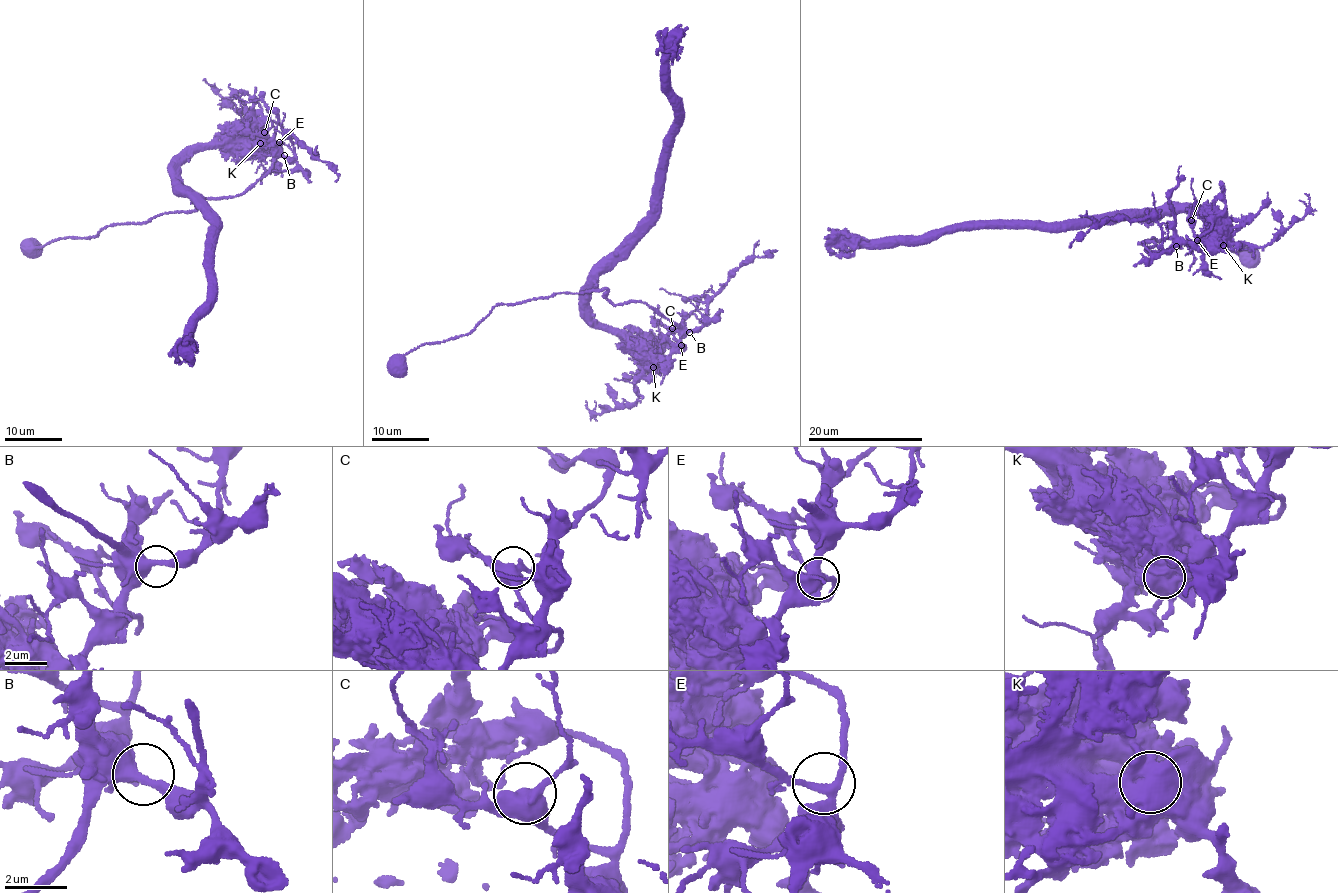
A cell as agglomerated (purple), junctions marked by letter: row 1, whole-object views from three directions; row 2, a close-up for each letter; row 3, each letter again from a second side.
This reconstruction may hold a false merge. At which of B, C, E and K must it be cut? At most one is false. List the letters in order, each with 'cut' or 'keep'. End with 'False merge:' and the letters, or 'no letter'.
B: keep
C: keep
E: keep
K: cut
False merge: K

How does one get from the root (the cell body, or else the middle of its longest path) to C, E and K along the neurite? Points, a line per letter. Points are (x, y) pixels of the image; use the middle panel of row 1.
C: (399, 366), (424, 344), (467, 335), (495, 306), (563, 293), (645, 303), (677, 324), (680, 344), (672, 328)
E: (399, 366), (424, 344), (467, 335), (495, 306), (605, 289), (614, 304), (645, 303), (677, 324), (681, 345)
K: (399, 366), (495, 306), (605, 289), (677, 324), (653, 367)

